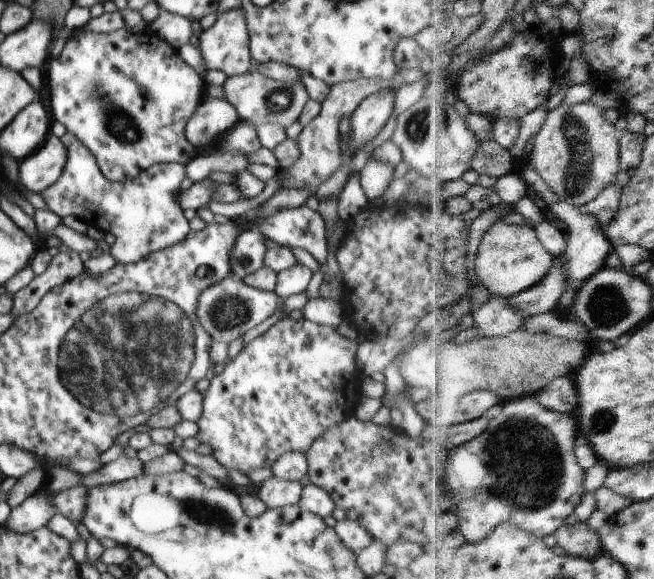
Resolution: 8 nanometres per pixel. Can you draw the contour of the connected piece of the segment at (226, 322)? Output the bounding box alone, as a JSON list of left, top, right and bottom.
[197,274,278,343]

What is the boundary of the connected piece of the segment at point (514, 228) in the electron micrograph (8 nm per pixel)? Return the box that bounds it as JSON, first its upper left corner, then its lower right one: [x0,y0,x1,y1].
[472,218,557,299]

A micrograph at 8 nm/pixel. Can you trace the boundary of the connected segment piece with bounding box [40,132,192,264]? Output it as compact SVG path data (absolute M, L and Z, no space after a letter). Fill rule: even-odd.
M72 133L63 134L60 138L67 150L67 159L60 178L40 195L46 201L50 211L61 219L64 216L76 216L96 227L99 231L110 232L116 237L110 252L118 263L135 263L142 258L162 249L182 242L191 232L190 224L184 217L183 210L178 206L177 196L180 194L180 183L187 176L184 165L178 163L156 163L138 173L133 179L124 182L111 181L102 174L94 155Z

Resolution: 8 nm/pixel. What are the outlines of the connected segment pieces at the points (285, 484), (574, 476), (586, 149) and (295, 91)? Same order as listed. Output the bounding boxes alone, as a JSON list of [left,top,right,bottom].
[[257,476,303,509],[450,396,588,543],[529,102,622,211],[222,68,309,127]]

